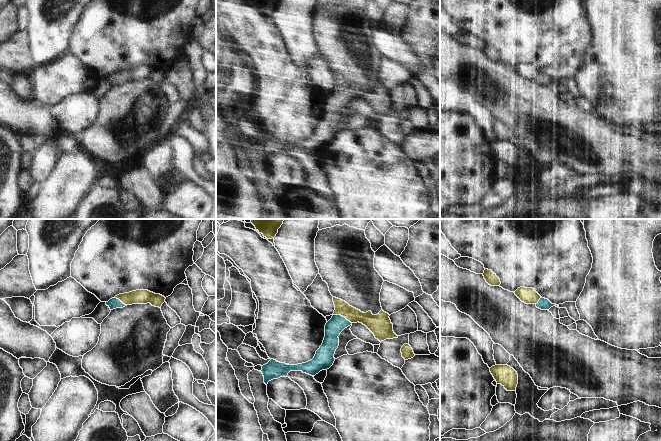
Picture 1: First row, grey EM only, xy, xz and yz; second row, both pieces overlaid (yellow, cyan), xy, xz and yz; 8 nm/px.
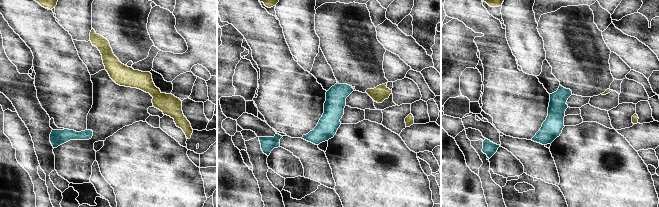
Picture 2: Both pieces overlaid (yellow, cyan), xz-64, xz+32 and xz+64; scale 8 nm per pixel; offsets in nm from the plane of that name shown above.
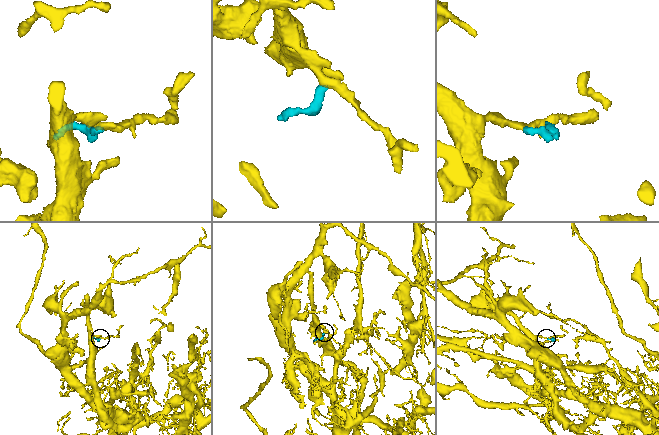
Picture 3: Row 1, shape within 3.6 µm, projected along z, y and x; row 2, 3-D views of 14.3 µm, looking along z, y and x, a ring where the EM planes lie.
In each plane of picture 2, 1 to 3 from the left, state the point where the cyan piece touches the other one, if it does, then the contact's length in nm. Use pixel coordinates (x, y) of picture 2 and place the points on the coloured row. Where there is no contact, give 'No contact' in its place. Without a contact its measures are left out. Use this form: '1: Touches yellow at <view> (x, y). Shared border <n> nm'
1: No contact
2: No contact
3: No contact

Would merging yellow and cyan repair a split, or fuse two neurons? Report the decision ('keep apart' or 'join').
join

